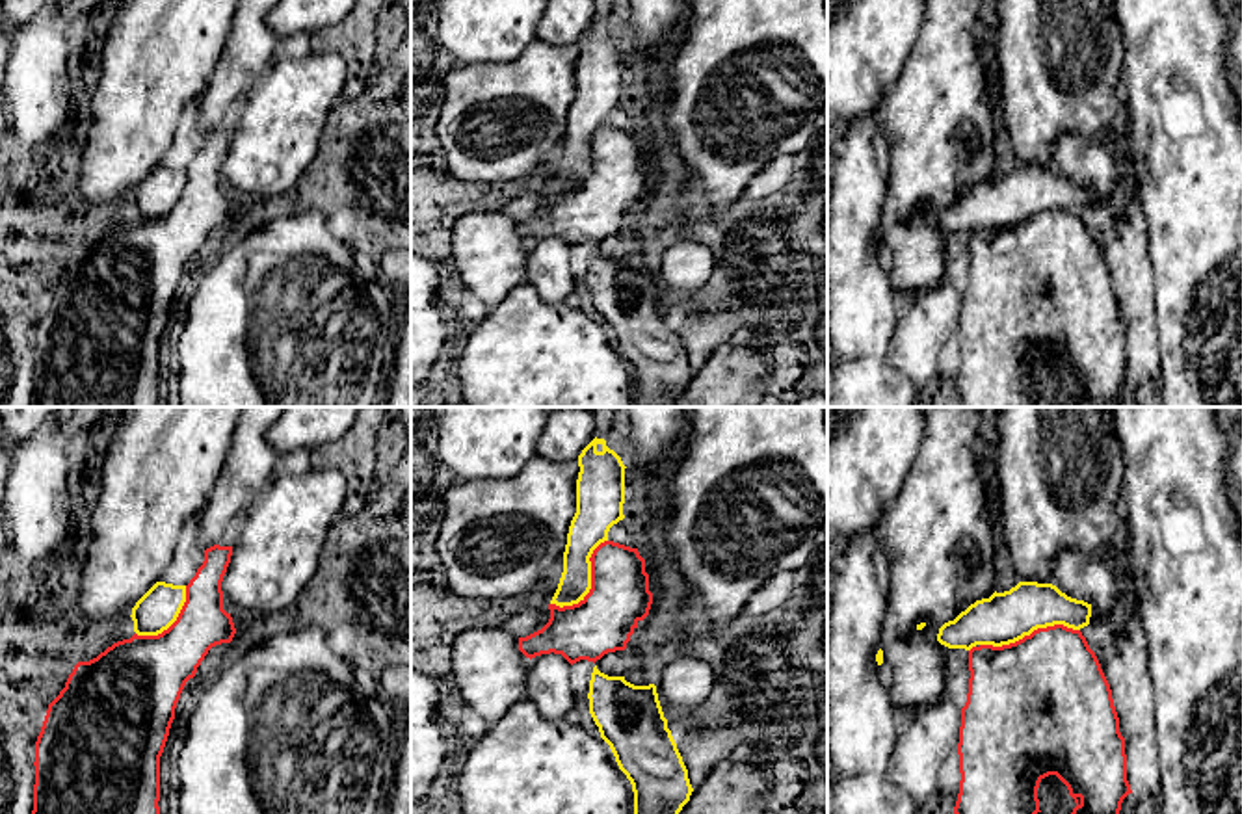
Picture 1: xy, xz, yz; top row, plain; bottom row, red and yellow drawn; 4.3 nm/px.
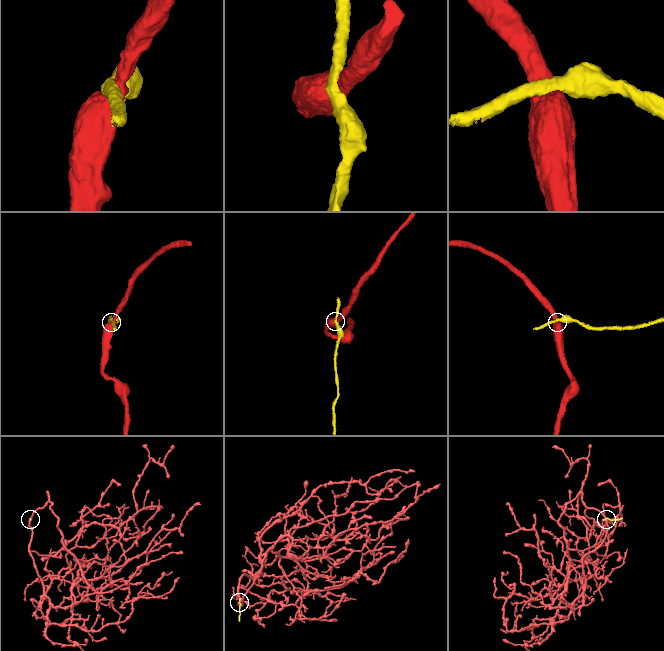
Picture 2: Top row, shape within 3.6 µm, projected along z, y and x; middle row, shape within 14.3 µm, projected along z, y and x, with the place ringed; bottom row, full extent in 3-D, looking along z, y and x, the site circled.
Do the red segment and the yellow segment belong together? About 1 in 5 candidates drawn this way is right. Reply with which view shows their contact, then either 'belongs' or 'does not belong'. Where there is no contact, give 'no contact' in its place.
meets red in yz; does not belong

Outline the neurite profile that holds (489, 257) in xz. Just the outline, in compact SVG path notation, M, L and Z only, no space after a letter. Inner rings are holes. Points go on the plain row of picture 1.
M502 208L461 216L452 229L450 245L450 264L461 284L489 307L498 305L522 282L532 284L547 303L562 303L573 294L573 249L554 236L532 243L526 242L519 234L519 221L509 217Z

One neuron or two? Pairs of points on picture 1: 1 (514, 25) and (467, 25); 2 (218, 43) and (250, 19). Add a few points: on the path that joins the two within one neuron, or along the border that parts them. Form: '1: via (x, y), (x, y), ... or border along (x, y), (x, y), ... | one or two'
1: via (502, 25), (478, 25) | one
2: via (225, 36), (242, 23) | one

